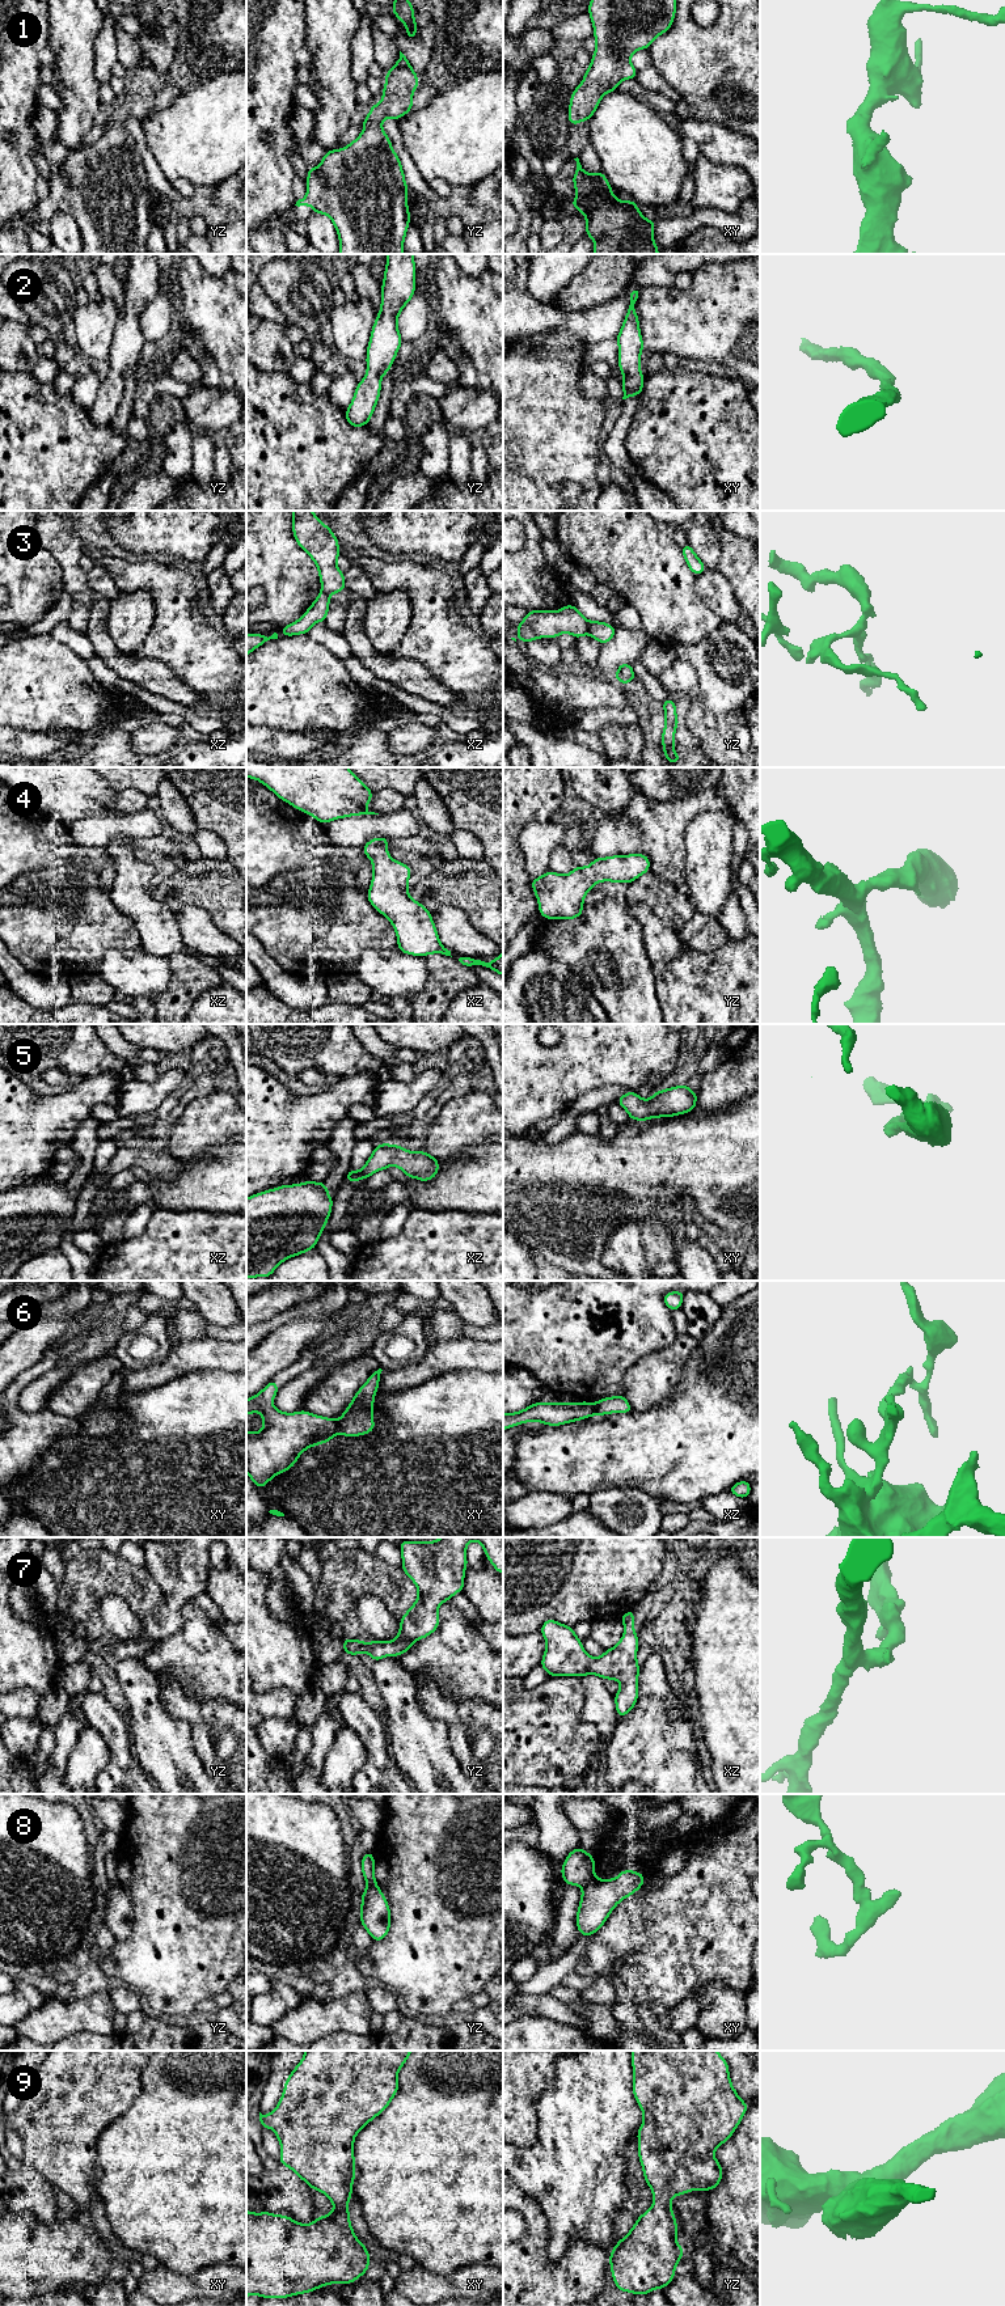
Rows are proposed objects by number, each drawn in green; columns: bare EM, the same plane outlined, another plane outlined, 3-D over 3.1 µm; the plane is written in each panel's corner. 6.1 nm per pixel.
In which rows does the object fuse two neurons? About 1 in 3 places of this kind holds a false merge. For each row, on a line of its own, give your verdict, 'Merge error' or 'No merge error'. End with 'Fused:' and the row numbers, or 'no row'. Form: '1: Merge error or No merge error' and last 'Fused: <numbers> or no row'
1: No merge error
2: No merge error
3: Merge error
4: No merge error
5: No merge error
6: Merge error
7: No merge error
8: Merge error
9: No merge error
Fused: 3, 6, 8

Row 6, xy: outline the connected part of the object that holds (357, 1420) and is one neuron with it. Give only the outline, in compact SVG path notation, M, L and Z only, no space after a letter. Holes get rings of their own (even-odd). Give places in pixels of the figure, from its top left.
M381 1368L375 1371L352 1397L338 1421L338 1433L343 1437L364 1435L375 1430L372 1419L375 1393L379 1388Z

